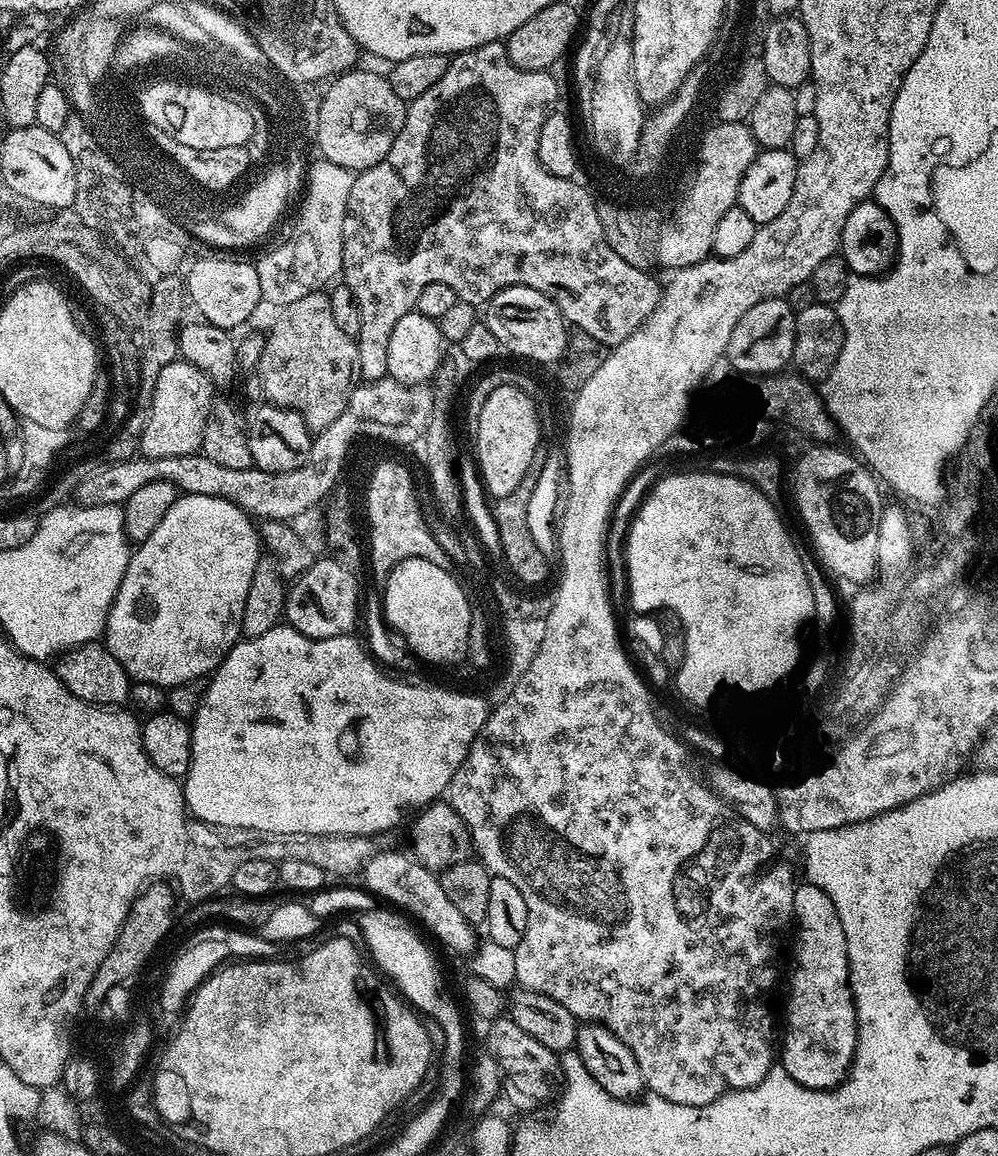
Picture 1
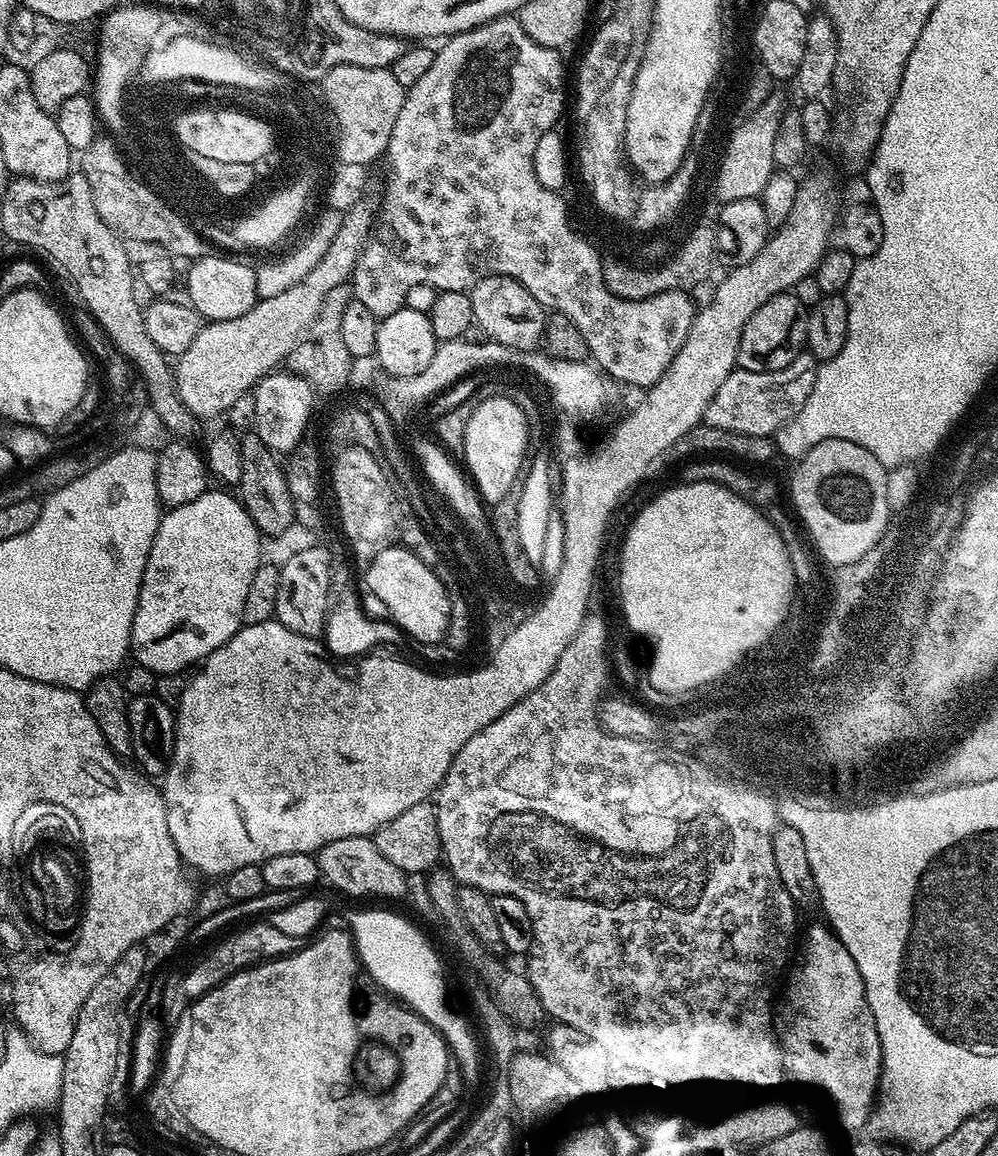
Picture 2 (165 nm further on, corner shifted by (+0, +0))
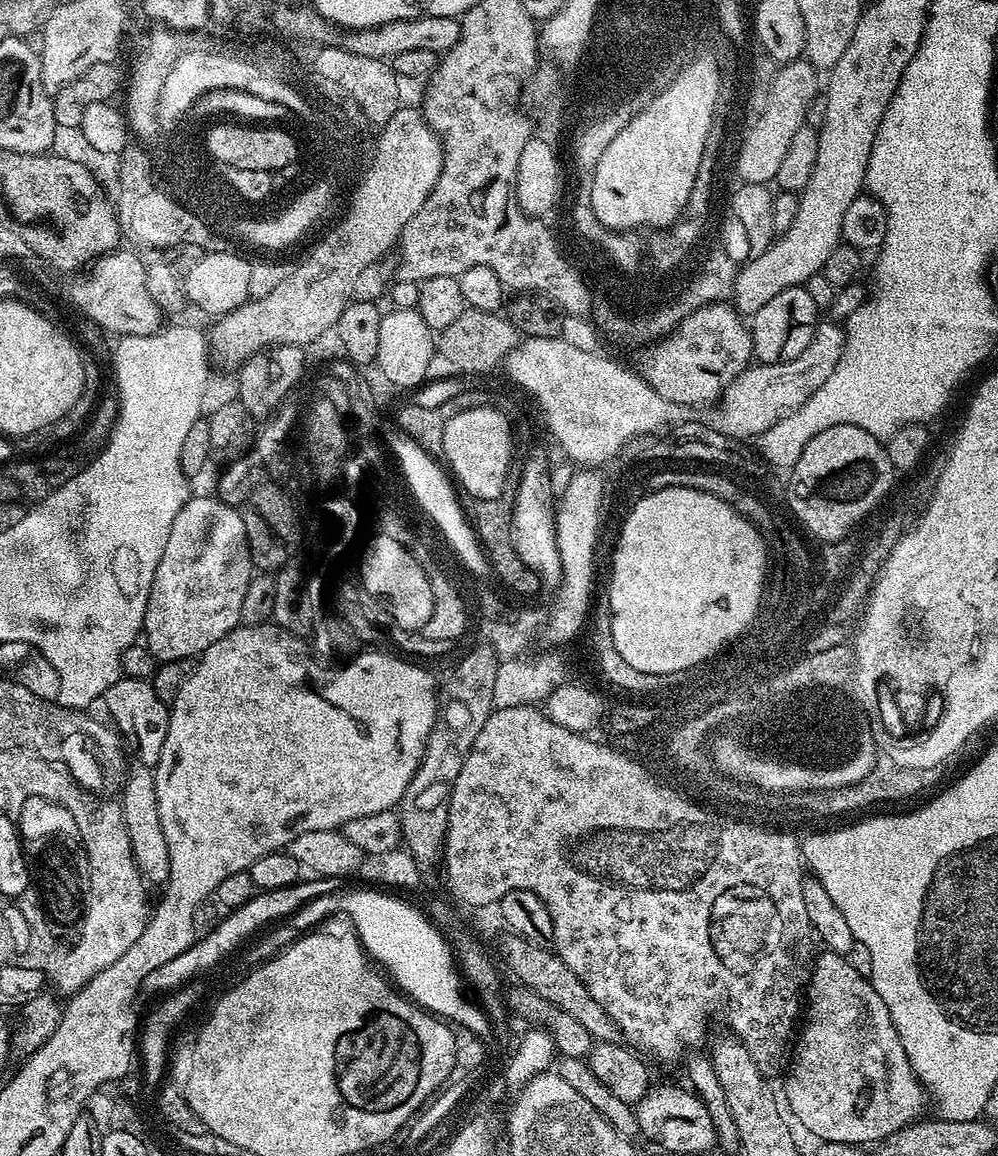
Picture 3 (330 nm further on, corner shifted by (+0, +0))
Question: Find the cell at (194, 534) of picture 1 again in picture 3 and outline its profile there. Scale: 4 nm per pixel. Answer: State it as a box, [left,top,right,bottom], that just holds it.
[143,495,253,662]

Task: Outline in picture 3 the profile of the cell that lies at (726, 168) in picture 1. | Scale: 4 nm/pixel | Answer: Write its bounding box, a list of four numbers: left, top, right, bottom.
[741,59,822,184]

